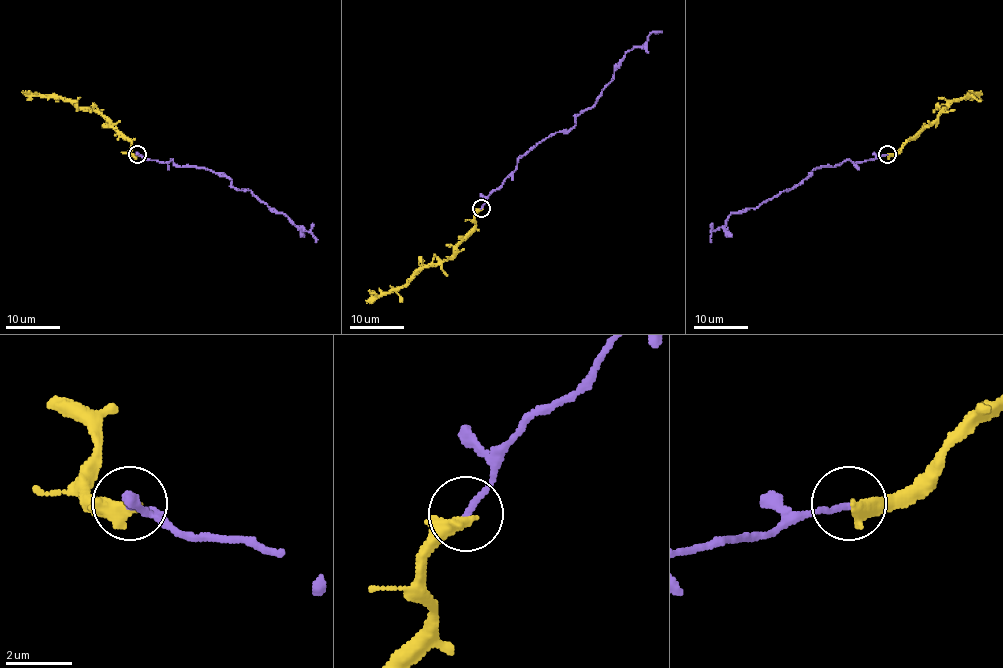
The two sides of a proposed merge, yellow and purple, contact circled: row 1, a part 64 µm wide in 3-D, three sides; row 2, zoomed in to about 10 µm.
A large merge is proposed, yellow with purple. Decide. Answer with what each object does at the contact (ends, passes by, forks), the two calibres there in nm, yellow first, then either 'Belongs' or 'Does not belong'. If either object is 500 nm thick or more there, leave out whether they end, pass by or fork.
At the ring yellow ends. At the ring purple ends. Thickness 460 nm (yellow) against 180 nm. Does not belong

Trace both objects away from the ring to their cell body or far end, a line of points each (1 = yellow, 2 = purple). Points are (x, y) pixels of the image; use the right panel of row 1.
1: (888, 155), (894, 153), (953, 101), (979, 92)
2: (886, 155), (816, 167), (793, 187), (758, 206), (733, 212), (725, 226), (711, 232), (711, 242)

